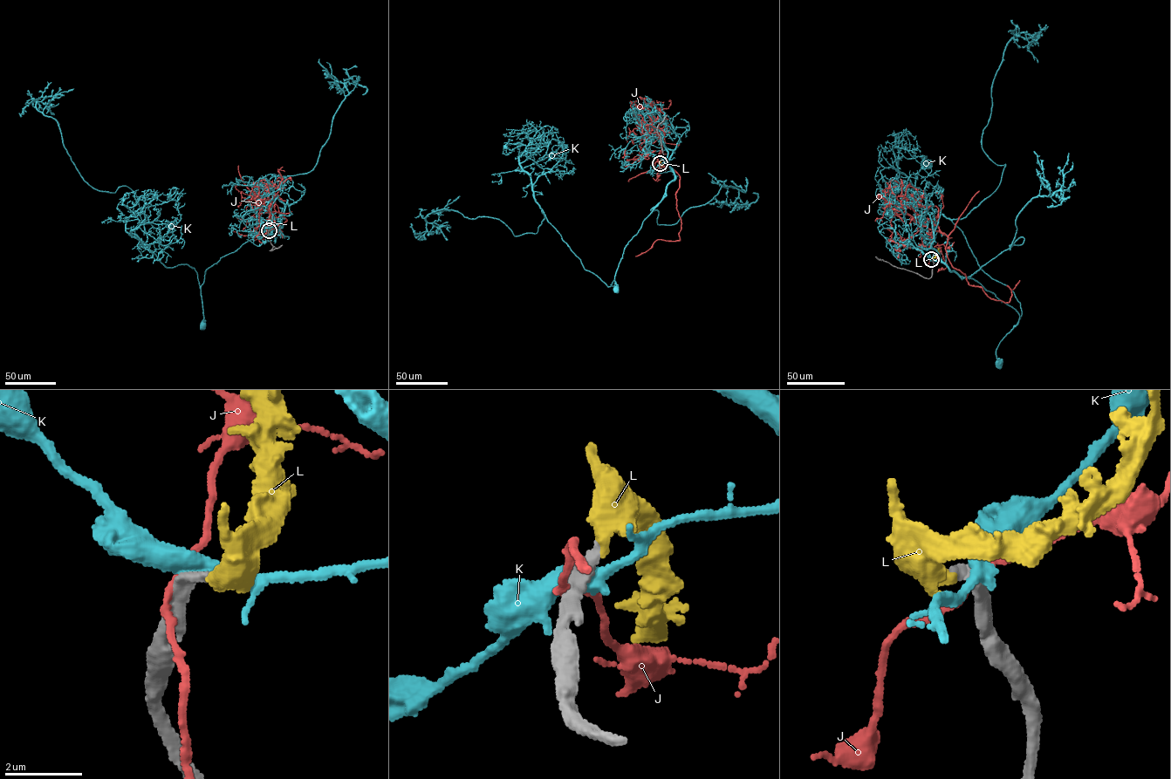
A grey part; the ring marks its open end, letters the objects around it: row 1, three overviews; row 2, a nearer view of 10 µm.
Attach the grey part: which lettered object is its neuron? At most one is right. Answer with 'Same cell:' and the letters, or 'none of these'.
Same cell: L

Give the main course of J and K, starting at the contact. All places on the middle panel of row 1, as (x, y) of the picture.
J: (660, 165), (674, 170), (680, 177), (675, 194), (681, 220), (680, 240), (658, 239), (635, 256)
K: (660, 164), (667, 160), (674, 178), (626, 246), (614, 276), (614, 285), (611, 285), (615, 281), (615, 290)

